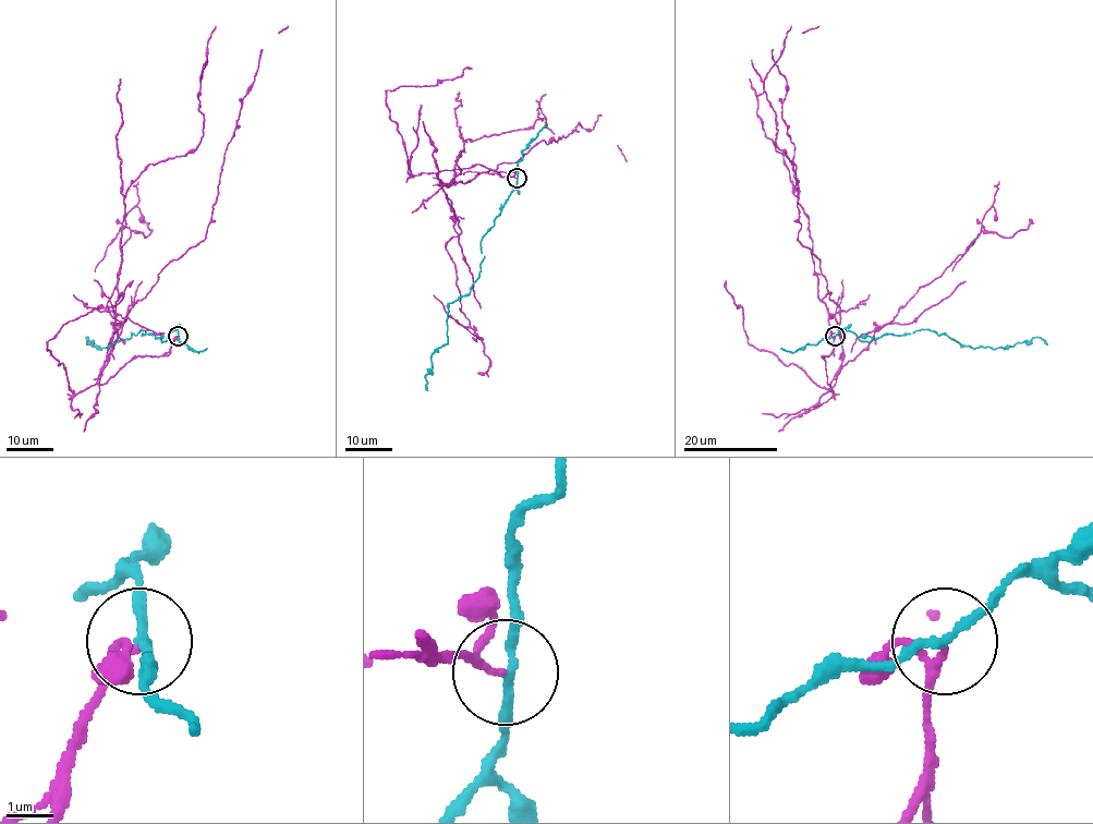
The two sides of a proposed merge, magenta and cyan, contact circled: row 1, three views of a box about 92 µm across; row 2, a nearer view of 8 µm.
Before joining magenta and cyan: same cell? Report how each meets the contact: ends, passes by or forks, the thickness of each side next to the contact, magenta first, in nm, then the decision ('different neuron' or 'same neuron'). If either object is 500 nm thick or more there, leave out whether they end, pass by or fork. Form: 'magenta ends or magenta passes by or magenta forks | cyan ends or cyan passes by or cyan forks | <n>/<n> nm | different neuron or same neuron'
magenta passes by | cyan passes by | 110/170 nm | different neuron

